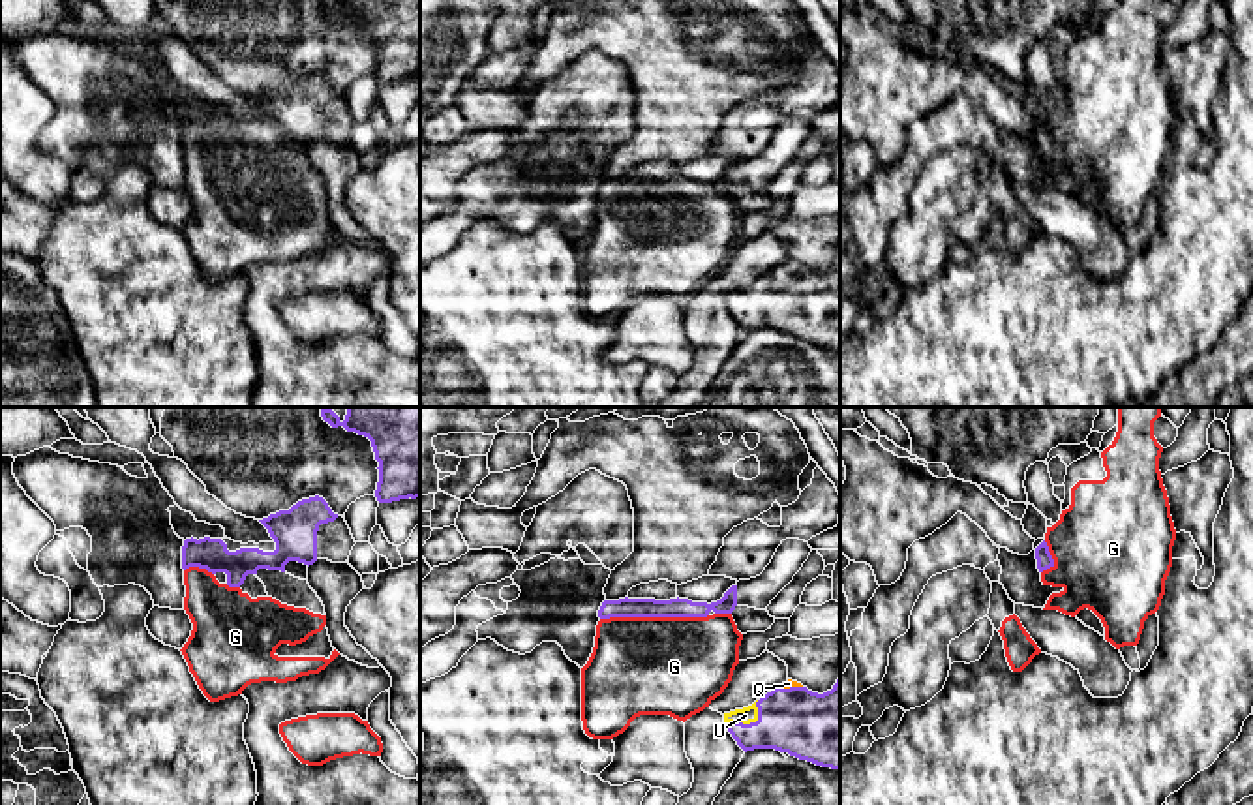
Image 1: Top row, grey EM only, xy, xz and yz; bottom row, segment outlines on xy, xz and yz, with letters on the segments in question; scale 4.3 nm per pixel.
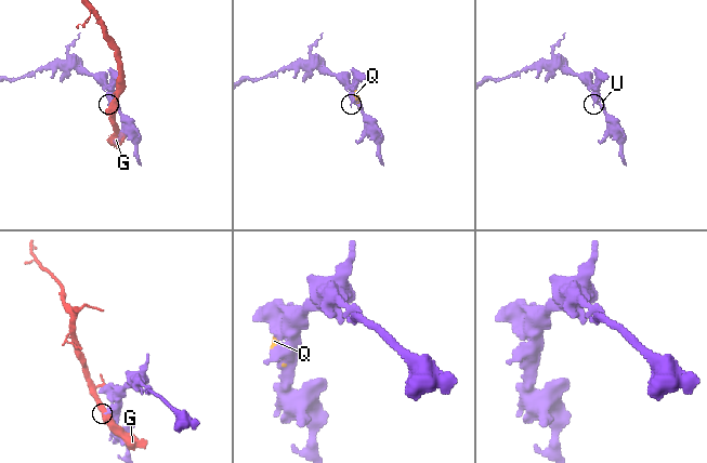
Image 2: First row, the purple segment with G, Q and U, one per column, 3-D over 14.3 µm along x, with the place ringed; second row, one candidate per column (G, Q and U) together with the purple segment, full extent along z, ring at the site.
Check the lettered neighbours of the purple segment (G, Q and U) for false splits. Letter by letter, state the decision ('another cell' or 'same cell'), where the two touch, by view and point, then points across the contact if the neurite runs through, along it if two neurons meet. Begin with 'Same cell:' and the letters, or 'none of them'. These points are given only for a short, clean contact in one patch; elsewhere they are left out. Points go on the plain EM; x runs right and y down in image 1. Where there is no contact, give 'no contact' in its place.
Same cell: Q, U
G: another cell; contact xz (653, 196)
Q: same cell; contact xz (792, 267)
U: same cell; contact xz (751, 303)

